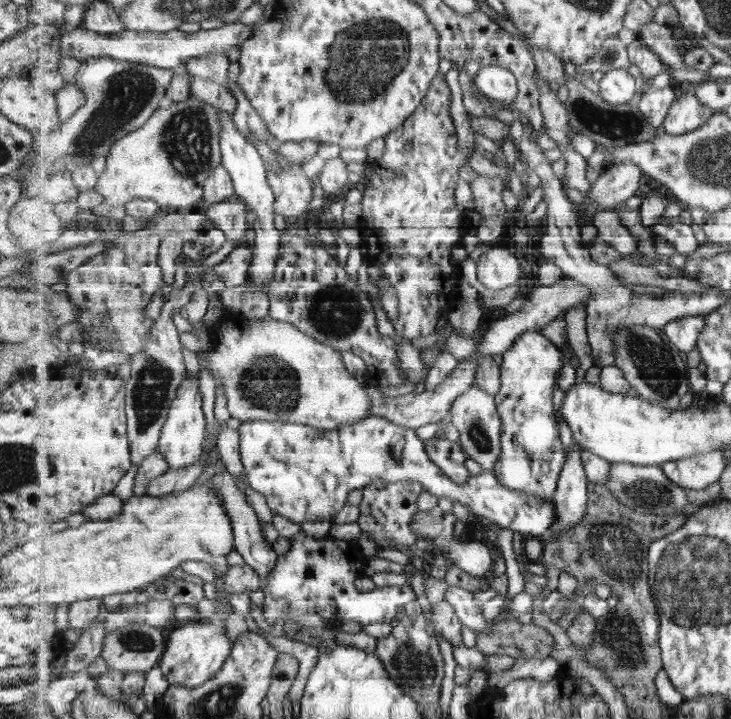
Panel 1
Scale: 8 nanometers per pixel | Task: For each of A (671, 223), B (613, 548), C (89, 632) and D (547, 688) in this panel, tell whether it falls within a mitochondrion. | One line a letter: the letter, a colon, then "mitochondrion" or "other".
A: other
B: mitochondrion
C: other
D: other

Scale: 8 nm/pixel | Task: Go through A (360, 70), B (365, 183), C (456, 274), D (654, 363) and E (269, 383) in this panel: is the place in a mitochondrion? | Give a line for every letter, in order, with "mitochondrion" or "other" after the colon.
A: mitochondrion
B: other
C: other
D: mitochondrion
E: mitochondrion

